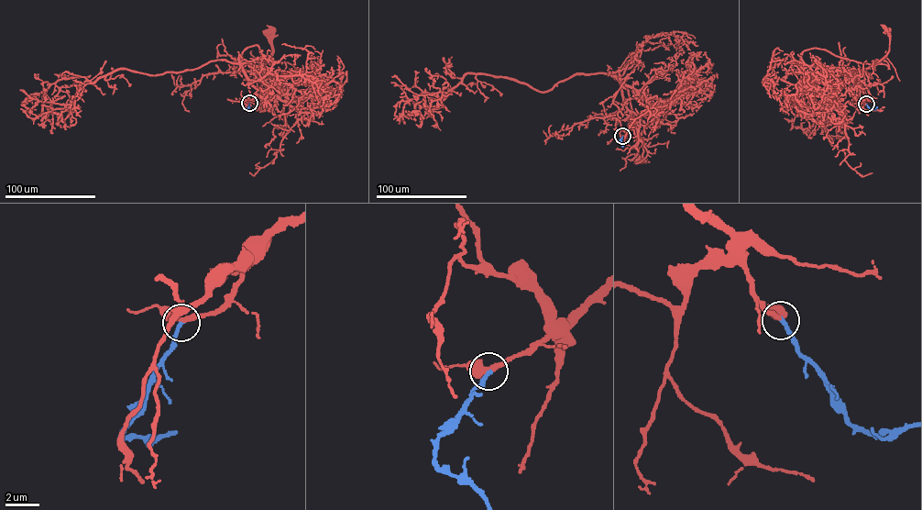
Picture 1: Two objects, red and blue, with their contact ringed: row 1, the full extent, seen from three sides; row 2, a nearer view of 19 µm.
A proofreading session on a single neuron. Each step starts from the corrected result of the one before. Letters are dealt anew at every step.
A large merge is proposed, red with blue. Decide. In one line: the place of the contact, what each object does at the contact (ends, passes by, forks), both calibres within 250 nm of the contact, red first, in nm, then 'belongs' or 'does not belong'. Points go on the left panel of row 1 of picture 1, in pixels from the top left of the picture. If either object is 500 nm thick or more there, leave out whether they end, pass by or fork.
place (249, 103); red passes by; blue ends; calibres 420 and 240 nm; belongs

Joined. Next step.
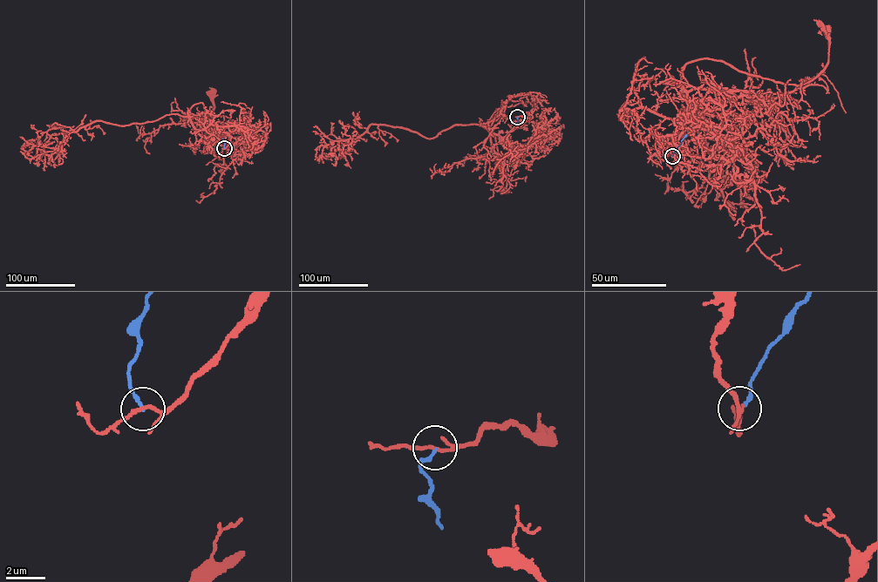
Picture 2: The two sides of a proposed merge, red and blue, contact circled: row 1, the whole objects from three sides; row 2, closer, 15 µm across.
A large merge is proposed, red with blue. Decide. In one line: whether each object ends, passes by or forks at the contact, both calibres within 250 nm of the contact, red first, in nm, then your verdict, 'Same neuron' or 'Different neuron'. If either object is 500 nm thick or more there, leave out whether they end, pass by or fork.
At the ring red passes by. At the ring blue ends. Thickness 160 nm (red) against 180 nm. Different neuron

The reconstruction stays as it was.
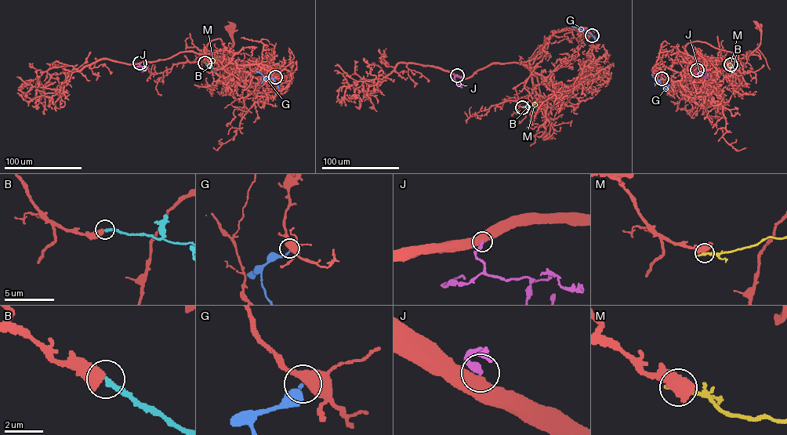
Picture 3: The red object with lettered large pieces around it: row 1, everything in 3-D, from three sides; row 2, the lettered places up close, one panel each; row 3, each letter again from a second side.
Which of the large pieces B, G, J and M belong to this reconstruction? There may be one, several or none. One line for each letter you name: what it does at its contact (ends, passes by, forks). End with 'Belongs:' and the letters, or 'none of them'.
B: it ends
Belongs: B

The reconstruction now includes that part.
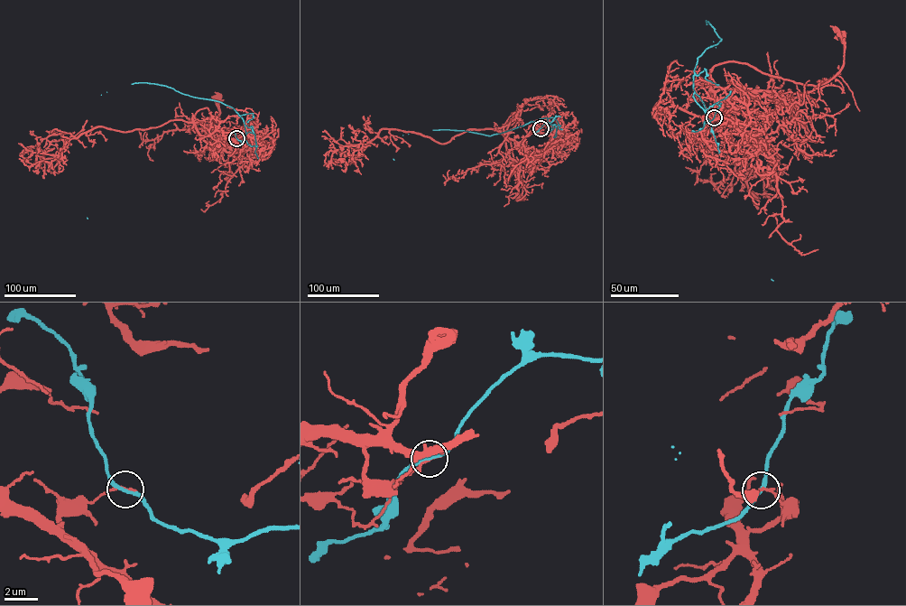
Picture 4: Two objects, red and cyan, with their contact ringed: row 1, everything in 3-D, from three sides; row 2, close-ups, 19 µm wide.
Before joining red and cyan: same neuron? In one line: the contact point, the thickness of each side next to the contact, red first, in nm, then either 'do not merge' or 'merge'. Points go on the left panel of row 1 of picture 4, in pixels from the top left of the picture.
at (236, 138); 170 nm thick on the red side, 200 nm on the other; do not merge

